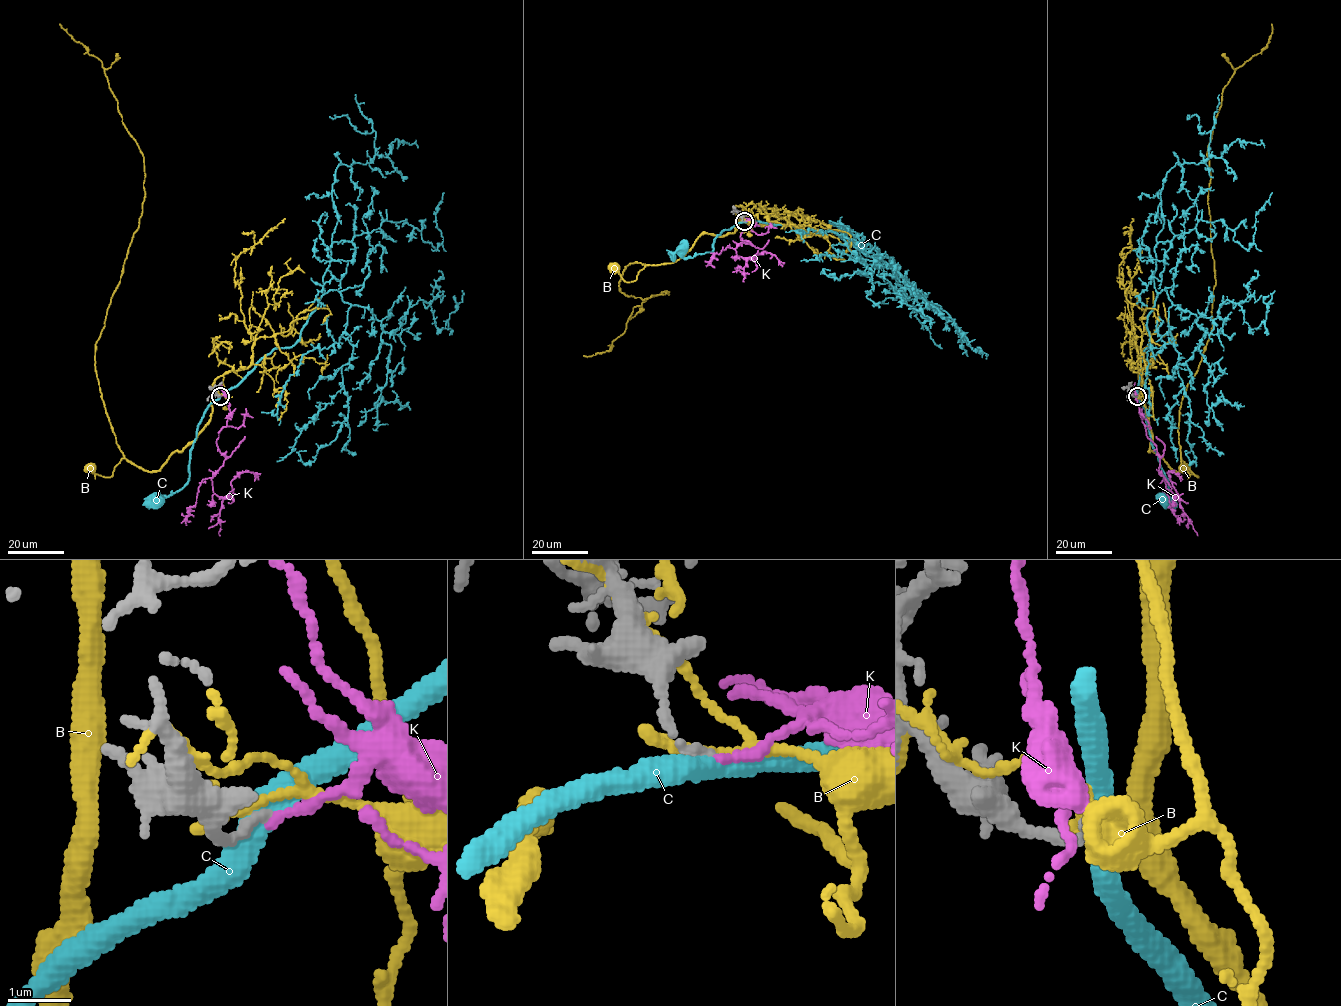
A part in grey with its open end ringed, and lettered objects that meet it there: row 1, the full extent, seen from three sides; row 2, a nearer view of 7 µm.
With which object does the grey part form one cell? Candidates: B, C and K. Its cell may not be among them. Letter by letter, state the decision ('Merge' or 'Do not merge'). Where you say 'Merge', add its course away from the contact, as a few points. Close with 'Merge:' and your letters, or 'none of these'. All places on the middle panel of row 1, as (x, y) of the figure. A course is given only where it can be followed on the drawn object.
B: Do not merge
C: Do not merge
K: Do not merge
Merge: none of these

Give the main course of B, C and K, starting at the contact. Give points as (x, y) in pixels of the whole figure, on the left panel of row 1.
B: (220, 396), (226, 396), (223, 376), (213, 384), (209, 423), (158, 470), (125, 458), (110, 477), (89, 467)
C: (219, 396), (198, 425), (191, 451), (188, 482), (156, 500)
K: (221, 396), (230, 415), (216, 440), (226, 458), (213, 492), (231, 496), (241, 473), (258, 479)

